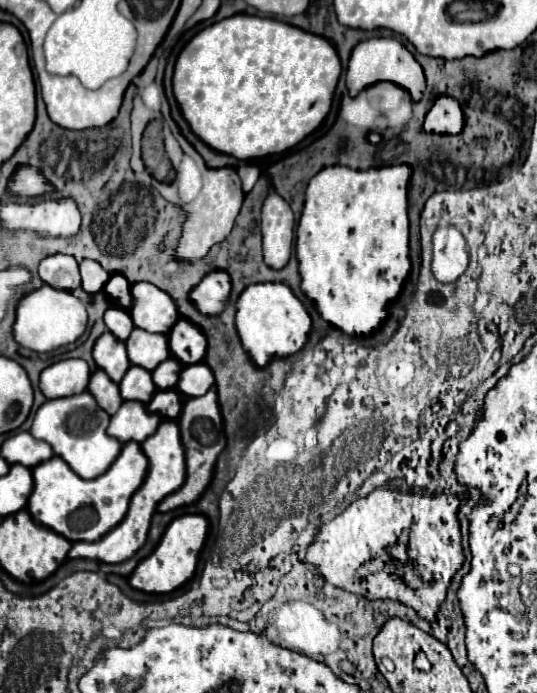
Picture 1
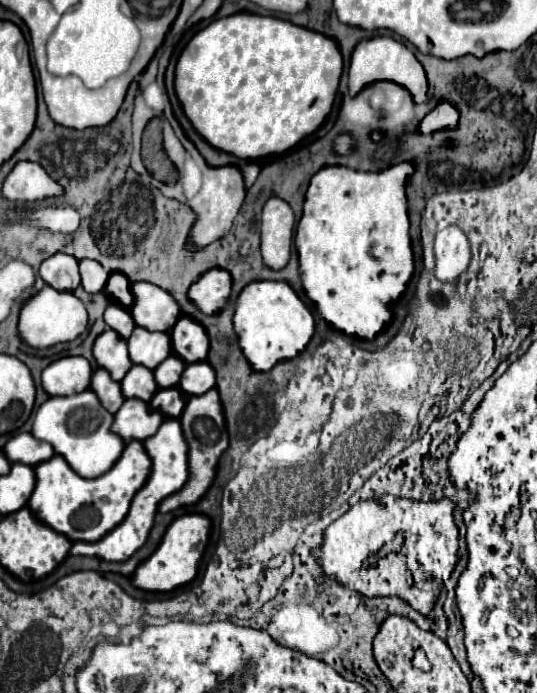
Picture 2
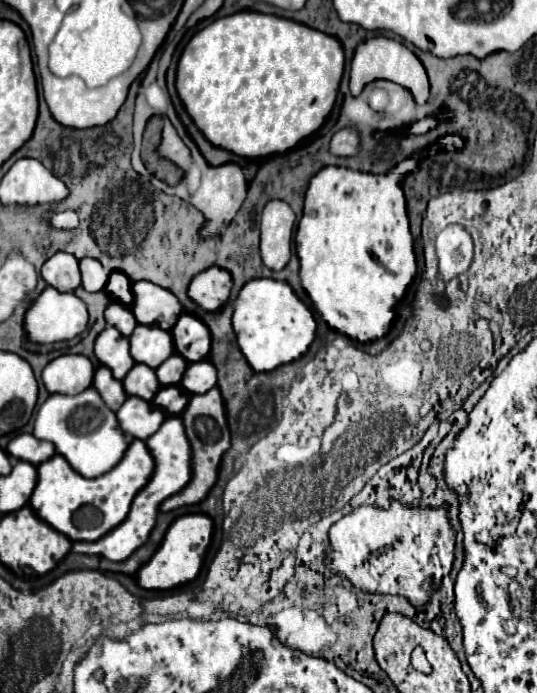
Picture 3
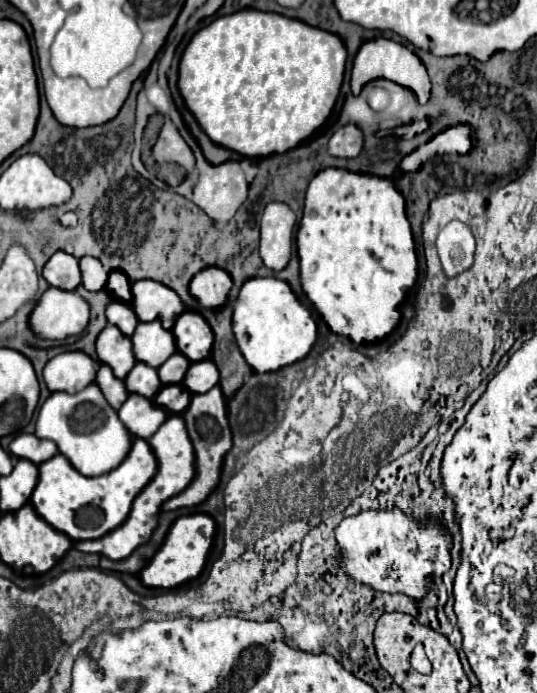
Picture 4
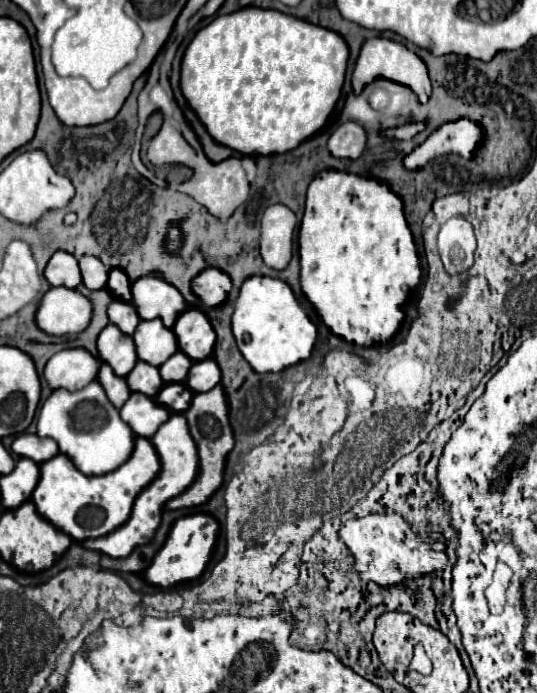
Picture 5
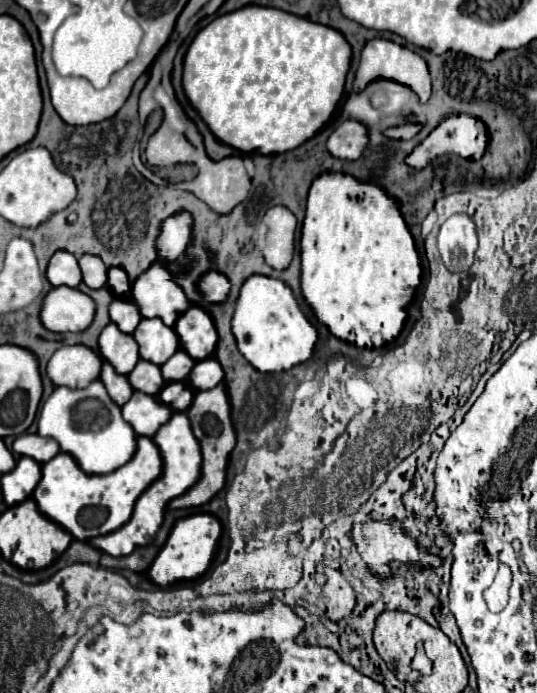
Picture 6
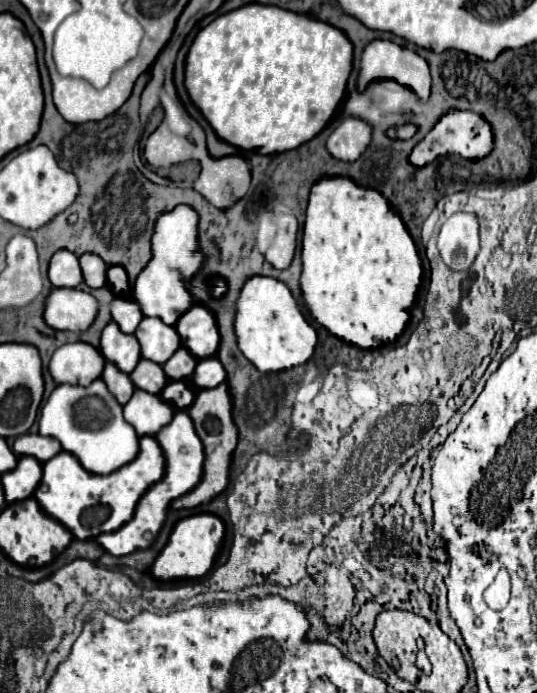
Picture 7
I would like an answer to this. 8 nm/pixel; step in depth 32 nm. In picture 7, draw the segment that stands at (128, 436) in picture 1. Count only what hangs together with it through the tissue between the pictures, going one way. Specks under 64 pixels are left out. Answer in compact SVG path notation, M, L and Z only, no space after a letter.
M140 388L124 406L126 422L132 424L140 436L156 436L156 432L160 432L160 428L168 424L172 416L172 404L168 404L162 396L152 396L150 392L144 392Z

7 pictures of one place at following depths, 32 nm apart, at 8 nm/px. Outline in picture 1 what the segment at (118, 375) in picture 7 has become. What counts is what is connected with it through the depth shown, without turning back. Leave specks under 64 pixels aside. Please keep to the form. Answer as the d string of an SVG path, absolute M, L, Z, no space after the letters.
M96 370L96 374L92 374L90 384L88 384L88 392L96 398L98 406L104 408L110 416L116 414L116 410L124 402L124 400L120 400L118 384L114 384L104 370Z

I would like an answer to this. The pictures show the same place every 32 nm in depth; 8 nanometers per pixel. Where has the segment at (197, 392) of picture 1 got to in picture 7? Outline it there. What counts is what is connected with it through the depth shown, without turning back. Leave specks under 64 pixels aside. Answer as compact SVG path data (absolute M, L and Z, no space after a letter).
M216 356L198 360L198 366L192 374L192 382L198 388L216 388L224 380L226 380L226 372L224 372L224 366L220 364L220 360L216 360Z

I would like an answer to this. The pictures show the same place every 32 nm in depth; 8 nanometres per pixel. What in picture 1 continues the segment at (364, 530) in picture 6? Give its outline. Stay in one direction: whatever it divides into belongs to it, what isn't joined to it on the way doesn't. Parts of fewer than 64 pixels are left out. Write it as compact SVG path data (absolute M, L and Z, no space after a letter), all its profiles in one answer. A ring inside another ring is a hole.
M394 480L390 488L376 490L370 496L356 500L338 518L322 526L316 542L308 548L306 558L318 566L326 582L344 588L348 592L368 596L372 600L376 598L400 600L402 604L414 608L422 618L434 622L438 606L446 598L448 584L464 562L464 552L460 546L460 524L456 518L458 506L460 500L456 496L446 496L446 494L428 496L424 492L412 494L406 488L404 480ZM398 488L404 492L396 492ZM406 528L412 530L408 538L410 566L426 586L412 590L406 586L402 578L394 574L382 574L382 572L370 574L364 580L360 580L356 576L356 570L364 562L378 558L382 552L386 552L386 546L394 544L396 536Z

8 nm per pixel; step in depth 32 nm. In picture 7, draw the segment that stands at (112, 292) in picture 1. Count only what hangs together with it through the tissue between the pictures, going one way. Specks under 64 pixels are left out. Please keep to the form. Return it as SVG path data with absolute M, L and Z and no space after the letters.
M108 268L108 284L112 286L114 294L128 292L128 274L124 272L124 268Z

